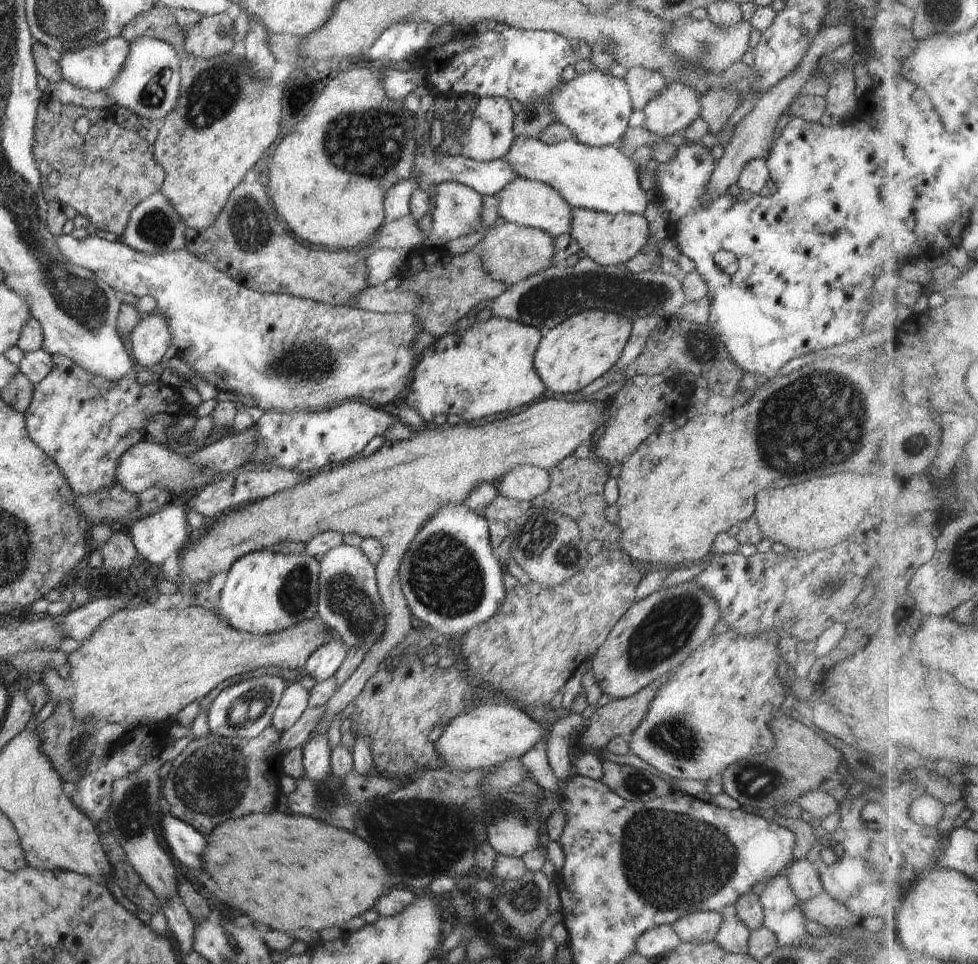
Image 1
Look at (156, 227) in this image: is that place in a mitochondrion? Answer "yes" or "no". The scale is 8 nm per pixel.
yes

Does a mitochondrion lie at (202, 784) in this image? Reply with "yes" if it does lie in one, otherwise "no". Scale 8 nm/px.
yes

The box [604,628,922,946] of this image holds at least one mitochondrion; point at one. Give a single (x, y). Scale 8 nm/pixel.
(668, 859)

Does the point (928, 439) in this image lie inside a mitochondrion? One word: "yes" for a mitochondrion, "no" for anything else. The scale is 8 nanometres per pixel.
yes

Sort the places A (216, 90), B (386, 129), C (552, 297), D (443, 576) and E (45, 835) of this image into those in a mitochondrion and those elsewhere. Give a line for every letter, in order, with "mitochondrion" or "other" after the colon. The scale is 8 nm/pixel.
A: mitochondrion
B: mitochondrion
C: mitochondrion
D: mitochondrion
E: other

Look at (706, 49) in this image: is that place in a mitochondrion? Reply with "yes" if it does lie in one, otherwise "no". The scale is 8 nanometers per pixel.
yes

